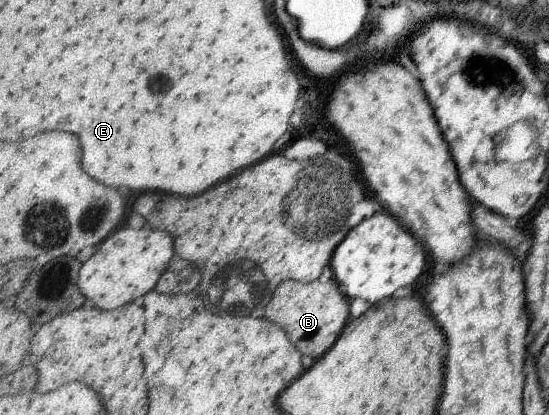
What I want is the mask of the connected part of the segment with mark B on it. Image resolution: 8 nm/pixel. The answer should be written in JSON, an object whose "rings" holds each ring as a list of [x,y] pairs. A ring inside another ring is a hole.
{"rings":[[[330,279],[326,283],[313,281],[302,283],[281,281],[265,305],[264,317],[277,323],[286,332],[304,357],[321,358],[340,337],[350,320],[350,302],[338,291],[338,285]]]}

